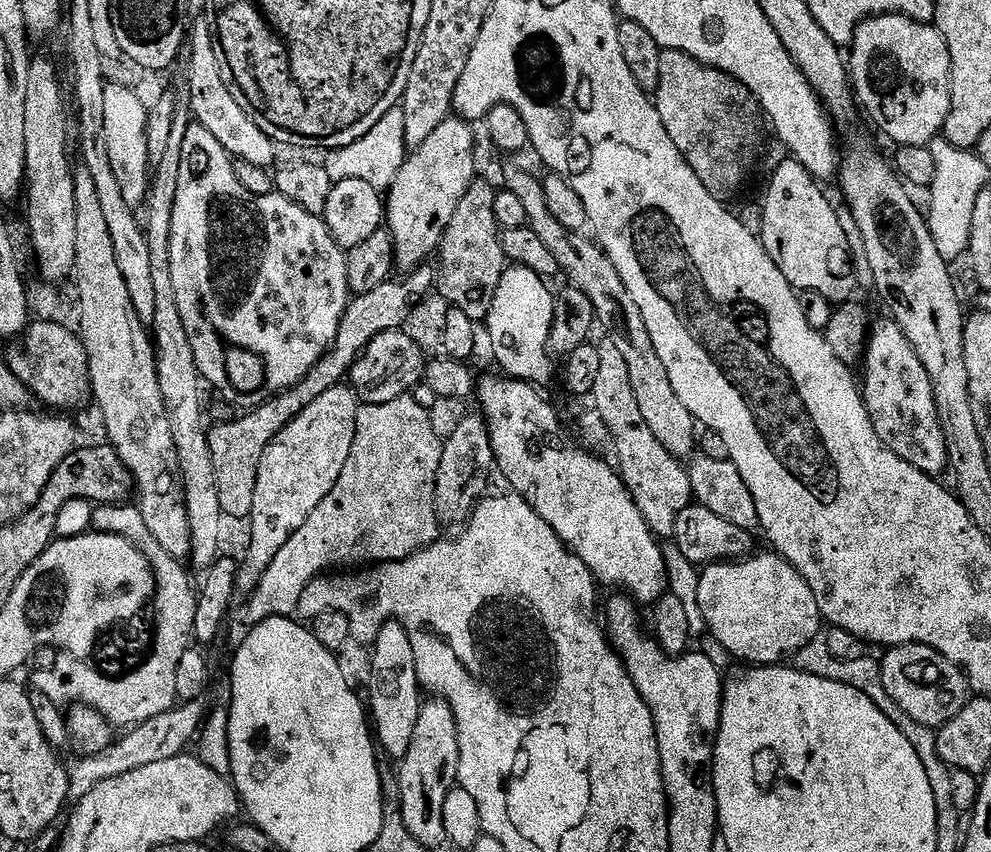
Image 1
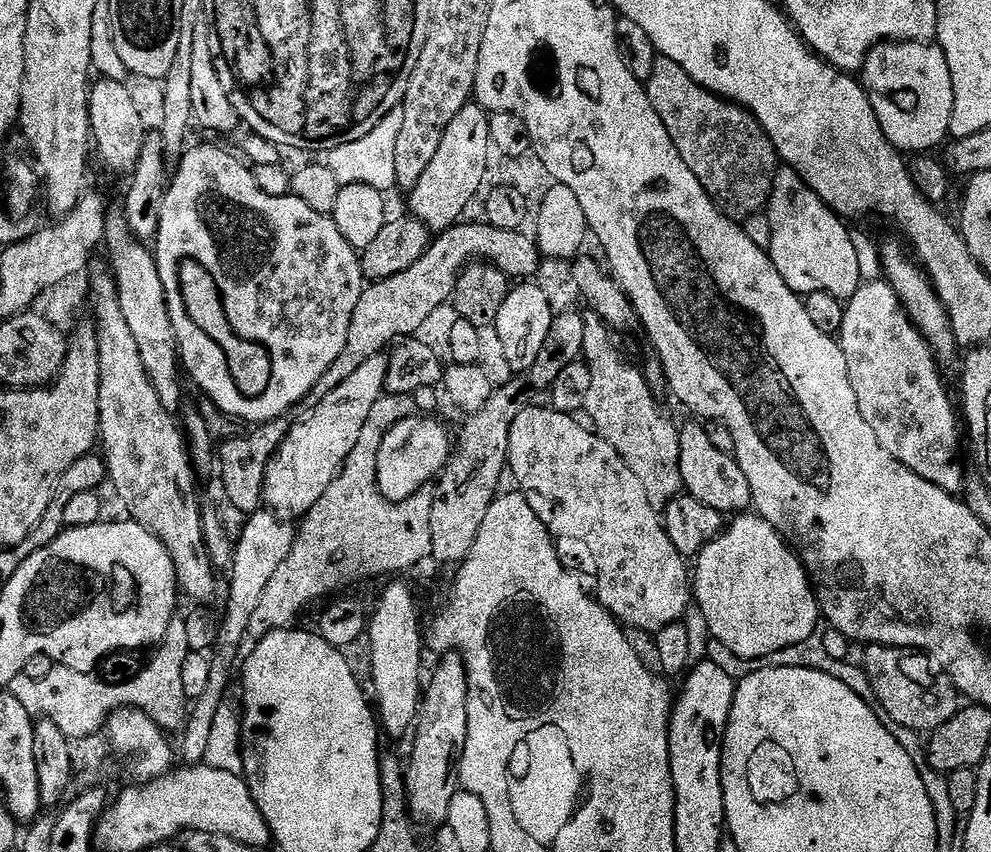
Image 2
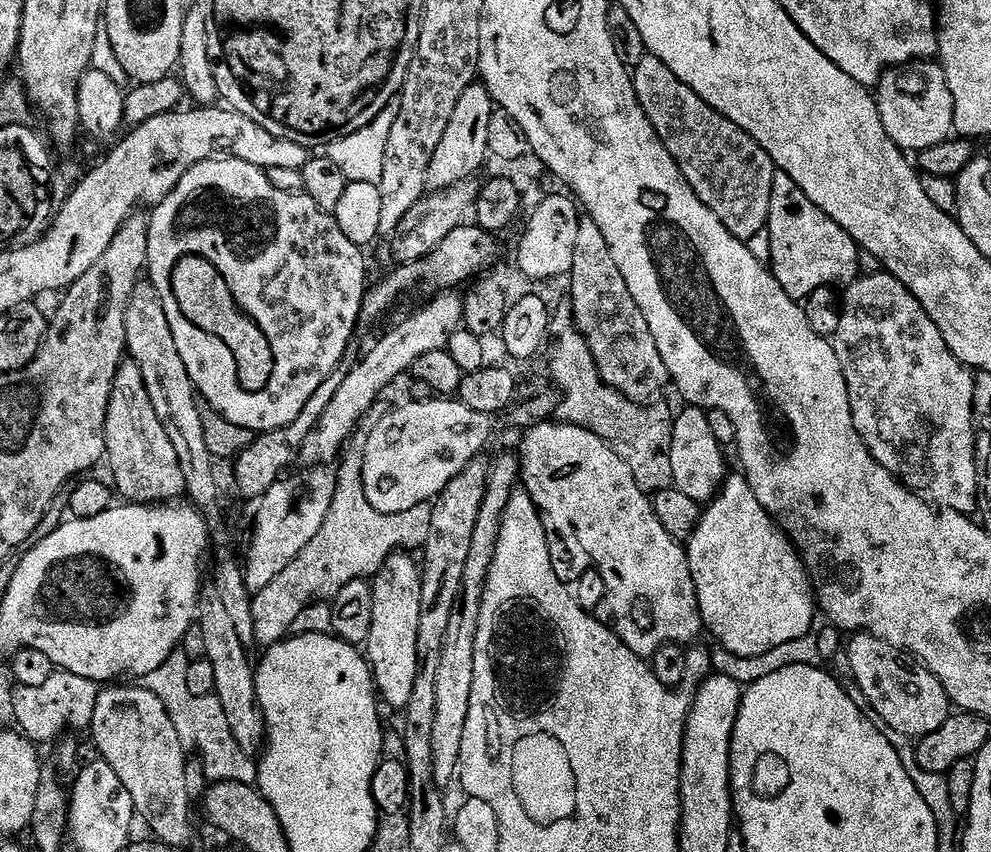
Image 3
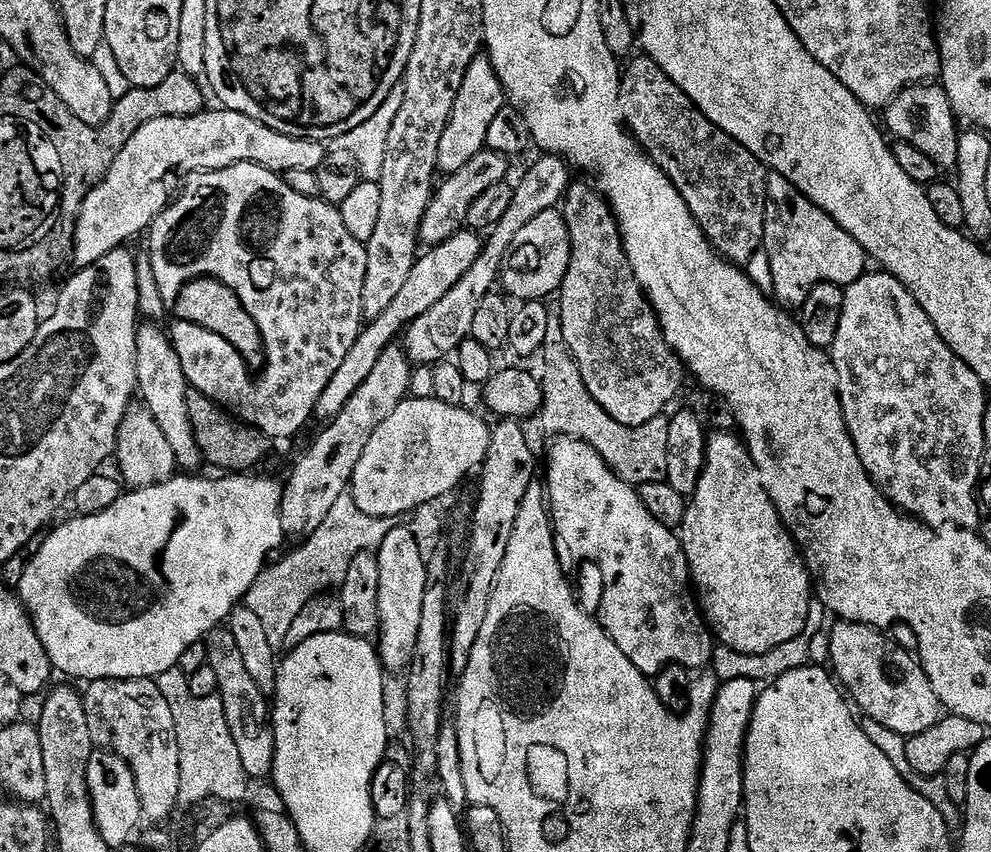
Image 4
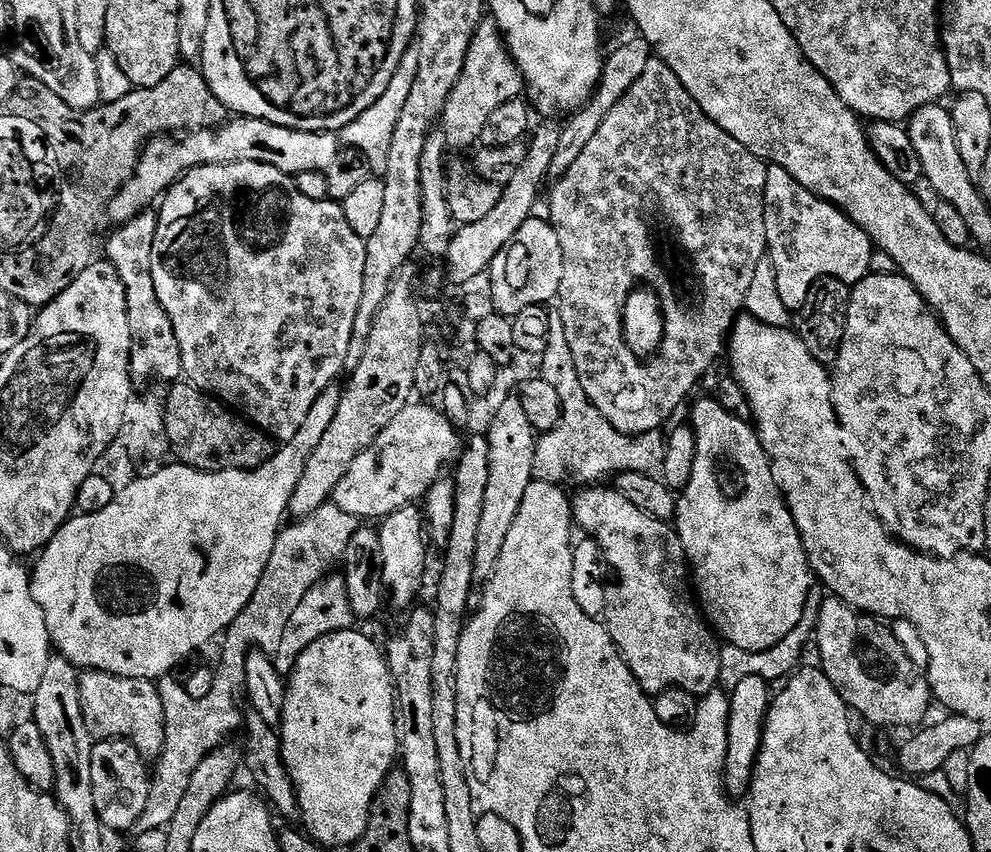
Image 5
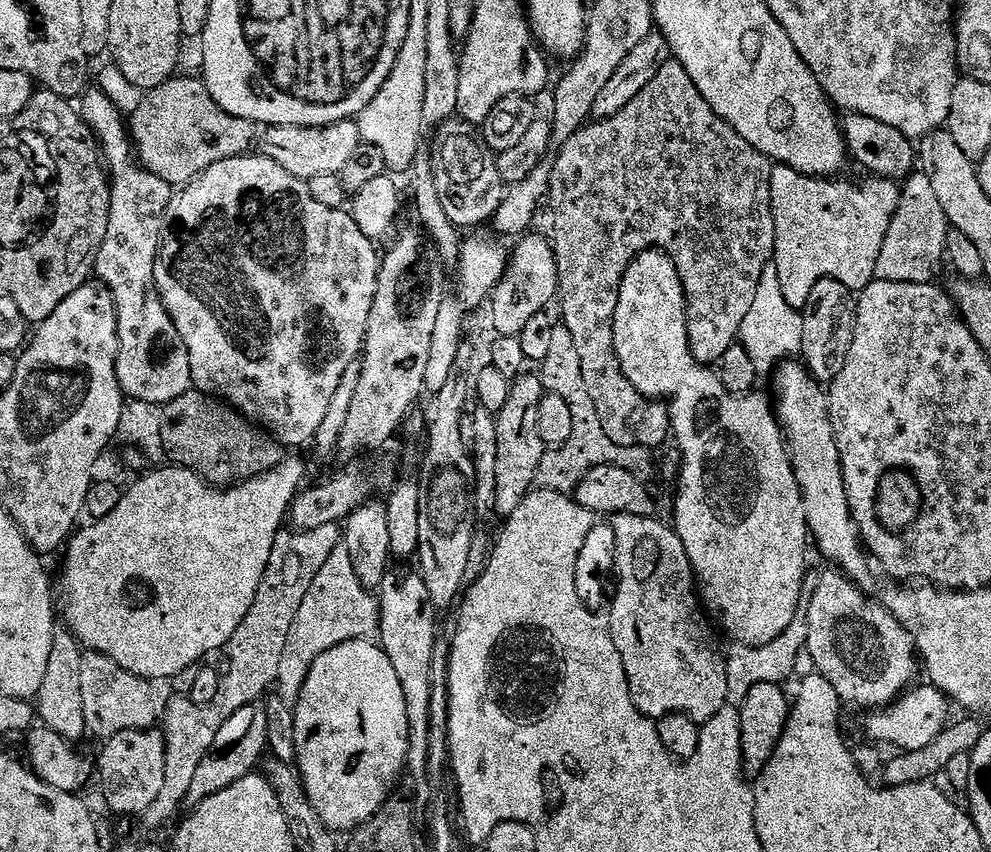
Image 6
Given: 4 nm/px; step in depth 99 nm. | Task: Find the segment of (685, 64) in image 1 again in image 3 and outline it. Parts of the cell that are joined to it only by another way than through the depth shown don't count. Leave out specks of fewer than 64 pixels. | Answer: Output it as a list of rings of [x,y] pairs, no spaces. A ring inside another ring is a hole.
[[[644,55],[632,72],[632,81],[638,102],[646,110],[646,118],[658,130],[658,138],[670,150],[674,162],[682,170],[686,182],[702,198],[702,202],[734,234],[747,242],[754,234],[768,227],[770,194],[774,186],[776,163],[730,118],[718,114],[686,82],[682,82],[658,58]]]

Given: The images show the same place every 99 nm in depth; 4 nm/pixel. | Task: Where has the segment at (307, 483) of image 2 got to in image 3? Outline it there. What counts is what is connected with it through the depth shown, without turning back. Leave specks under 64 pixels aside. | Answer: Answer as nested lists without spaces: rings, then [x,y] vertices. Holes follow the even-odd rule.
[[[444,290],[429,302],[425,308],[408,316],[397,328],[386,333],[368,354],[359,359],[349,370],[346,382],[334,394],[330,406],[326,406],[326,414],[322,422],[312,431],[306,446],[301,450],[299,459],[308,466],[316,466],[321,462],[330,462],[334,456],[339,457],[345,451],[352,431],[367,417],[369,410],[381,399],[383,388],[388,388],[400,375],[411,373],[414,362],[422,354],[434,354],[447,349],[452,335],[461,331],[464,323],[465,297],[456,290]]]

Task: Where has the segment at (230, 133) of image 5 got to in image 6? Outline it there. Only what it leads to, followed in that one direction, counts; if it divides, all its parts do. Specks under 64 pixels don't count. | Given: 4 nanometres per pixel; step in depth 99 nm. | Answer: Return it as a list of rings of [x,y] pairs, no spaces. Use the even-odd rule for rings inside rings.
[[[350,122],[327,124],[321,128],[302,126],[268,126],[255,137],[254,148],[259,155],[270,158],[284,172],[306,182],[315,176],[330,176],[339,173],[346,158],[355,156],[358,151],[358,130]]]

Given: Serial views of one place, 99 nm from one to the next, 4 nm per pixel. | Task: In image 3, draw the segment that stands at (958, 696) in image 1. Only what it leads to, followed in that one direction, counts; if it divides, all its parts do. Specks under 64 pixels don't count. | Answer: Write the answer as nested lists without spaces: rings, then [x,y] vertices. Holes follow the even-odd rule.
[[[868,632],[855,633],[849,640],[852,641],[846,644],[848,668],[861,694],[868,699],[867,707],[872,707],[884,719],[885,729],[909,738],[919,738],[930,735],[948,720],[948,695],[940,679],[931,670],[906,658],[901,649],[882,642],[882,638],[874,638]]]

